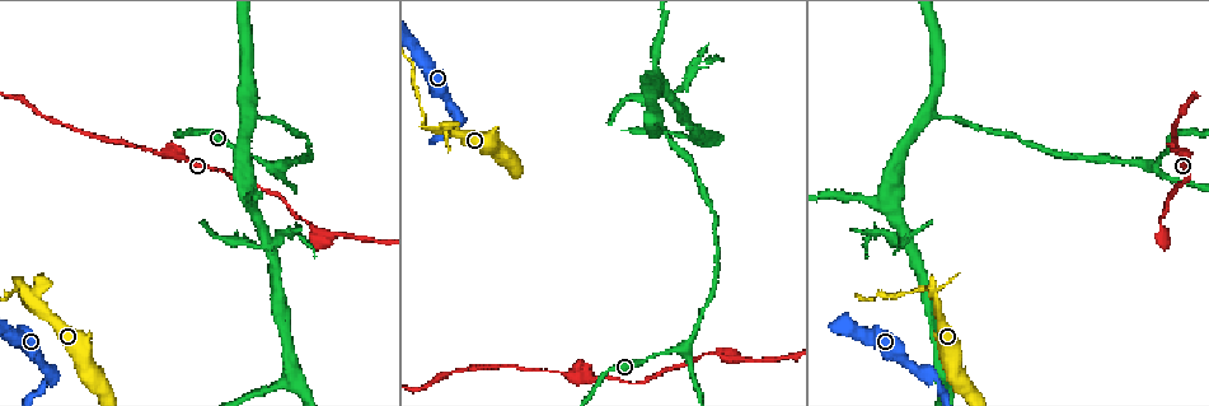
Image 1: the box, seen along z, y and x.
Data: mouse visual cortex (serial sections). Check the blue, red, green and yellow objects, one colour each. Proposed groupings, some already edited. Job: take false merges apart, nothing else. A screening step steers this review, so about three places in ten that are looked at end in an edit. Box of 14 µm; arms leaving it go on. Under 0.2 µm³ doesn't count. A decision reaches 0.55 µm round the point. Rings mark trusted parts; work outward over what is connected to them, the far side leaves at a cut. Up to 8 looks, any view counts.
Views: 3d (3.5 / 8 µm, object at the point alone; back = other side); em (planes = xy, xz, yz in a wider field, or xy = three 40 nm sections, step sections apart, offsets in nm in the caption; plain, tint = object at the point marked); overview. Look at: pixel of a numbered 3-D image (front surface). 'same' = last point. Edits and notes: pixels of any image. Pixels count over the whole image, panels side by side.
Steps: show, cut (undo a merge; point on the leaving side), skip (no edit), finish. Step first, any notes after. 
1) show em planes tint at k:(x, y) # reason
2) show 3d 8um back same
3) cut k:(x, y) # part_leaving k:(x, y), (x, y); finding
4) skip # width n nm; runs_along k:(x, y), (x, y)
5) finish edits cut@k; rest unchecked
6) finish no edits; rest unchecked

show 3d 3.5um at 1:(932, 373)

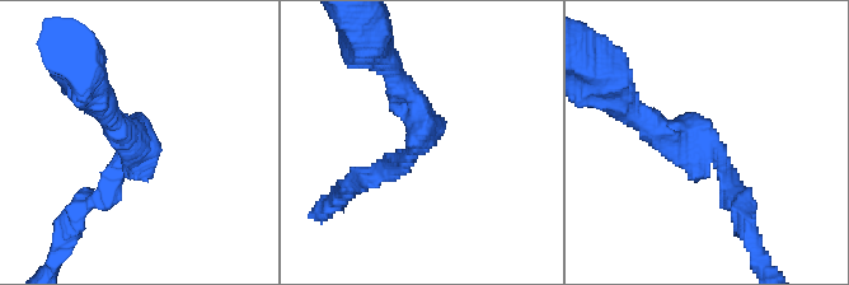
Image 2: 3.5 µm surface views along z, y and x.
show em planes tint at 2:(709, 147) # arm_widths 250, 300 nm

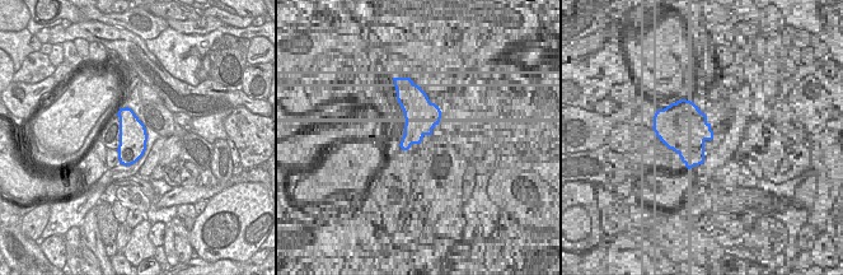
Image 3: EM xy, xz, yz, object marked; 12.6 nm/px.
cut 2:(113, 200) # width 360 nm; part_leaving 2:(120, 162), (112, 185), (54, 232); a second cell is stuck on

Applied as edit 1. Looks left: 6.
show overview # redraw

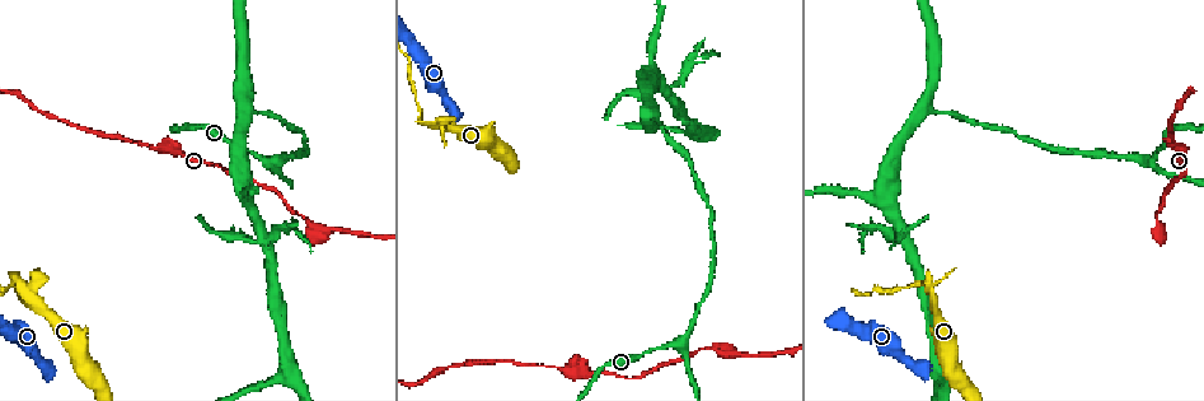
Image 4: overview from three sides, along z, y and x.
show 3d 3.5um at 4:(25, 298) # sharp bend

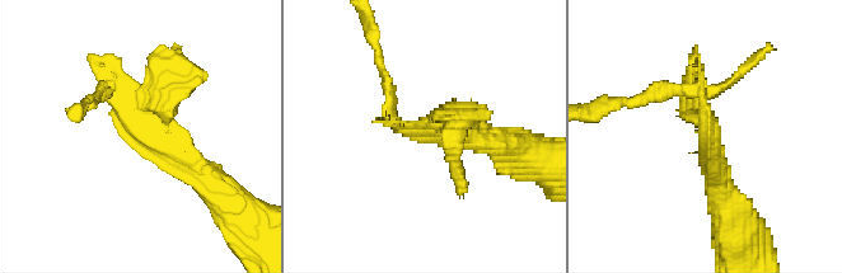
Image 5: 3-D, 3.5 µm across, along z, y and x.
show em xy step 1 tint at 5:(708, 134) # need the tissue

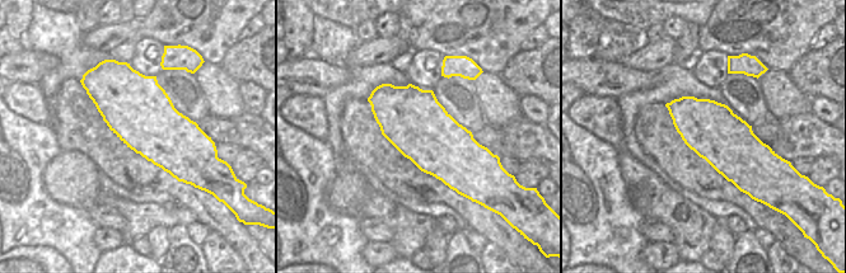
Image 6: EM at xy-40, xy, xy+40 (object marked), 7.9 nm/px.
cut 5:(178, 81) # part_leaving 5:(153, 108), (169, 89), (173, 46); two cells meet here

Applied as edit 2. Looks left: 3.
show 3d 3.5um back at 4:(260, 235) # a fork

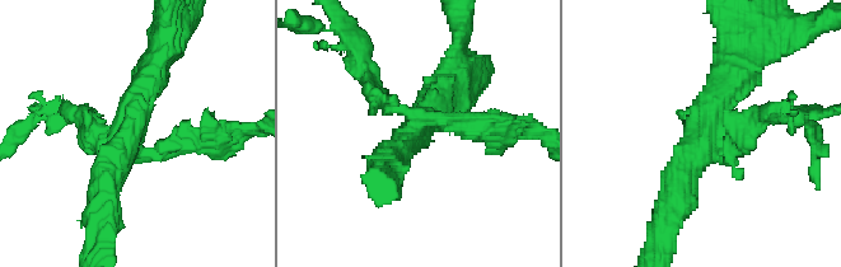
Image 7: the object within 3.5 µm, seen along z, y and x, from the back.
show em xy step 5 tint at 7:(129, 137) # now the EM

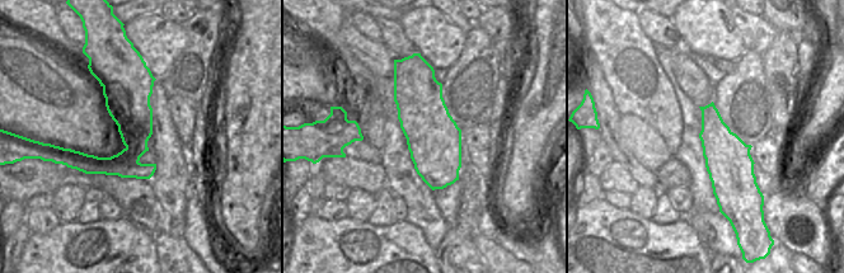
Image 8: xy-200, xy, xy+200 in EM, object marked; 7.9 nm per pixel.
cut 7:(87, 130) # a second cell is stuck on

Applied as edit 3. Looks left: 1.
finish edits cut@2, cut@5, cut@7; rest unchecked

